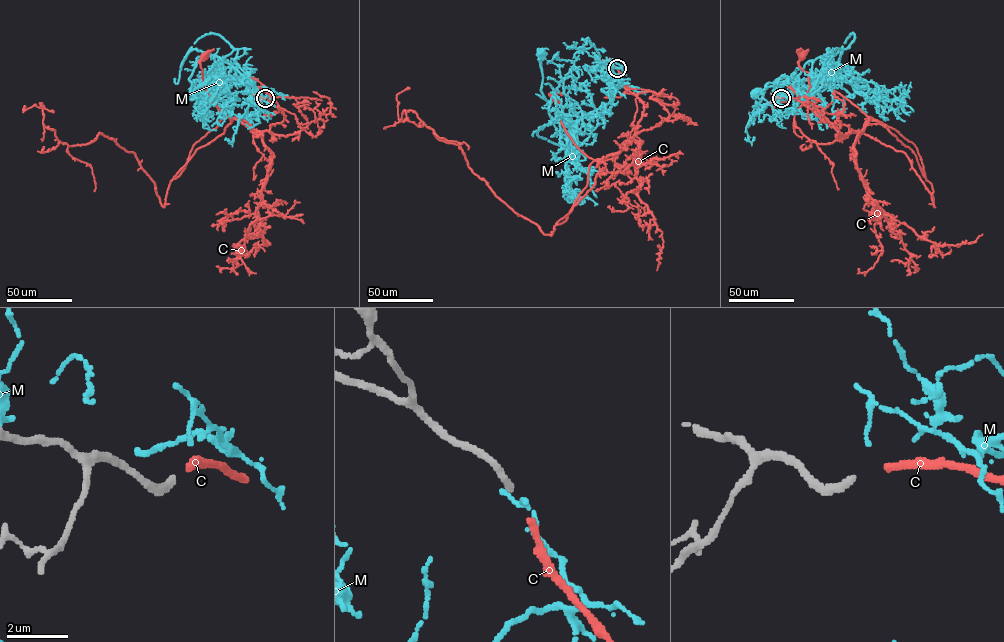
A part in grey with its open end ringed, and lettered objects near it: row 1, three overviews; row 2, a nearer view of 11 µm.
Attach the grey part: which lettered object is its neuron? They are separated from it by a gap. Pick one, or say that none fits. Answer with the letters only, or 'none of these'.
C

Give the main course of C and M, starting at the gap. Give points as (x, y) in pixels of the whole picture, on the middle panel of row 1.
C: (617, 69), (644, 111), (634, 135), (602, 159), (588, 157), (573, 143), (550, 95), (554, 96)
M: (617, 69), (620, 73), (609, 81), (610, 101), (564, 123), (551, 117), (541, 89), (542, 53)

